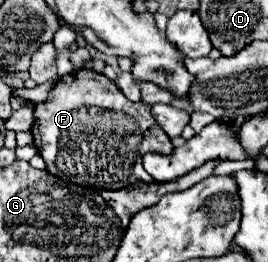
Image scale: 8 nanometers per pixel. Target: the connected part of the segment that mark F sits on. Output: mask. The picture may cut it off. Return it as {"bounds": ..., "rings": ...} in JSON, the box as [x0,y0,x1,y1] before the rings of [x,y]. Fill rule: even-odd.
{"bounds":[30,68,172,190],"rings":[[[90,68],[62,76],[48,98],[36,104],[34,116],[36,122],[30,132],[34,146],[46,162],[46,170],[78,186],[120,190],[128,184],[150,182],[152,176],[144,172],[142,156],[146,152],[172,152],[170,138],[158,128],[150,114],[150,104],[142,100],[130,102],[110,78]],[[104,152],[112,156],[112,160],[118,160],[118,164],[104,164]]]}

